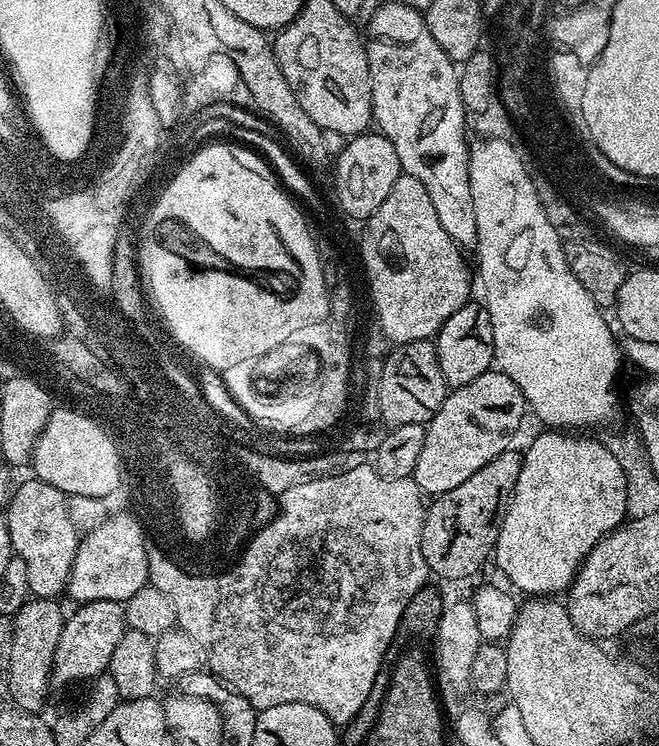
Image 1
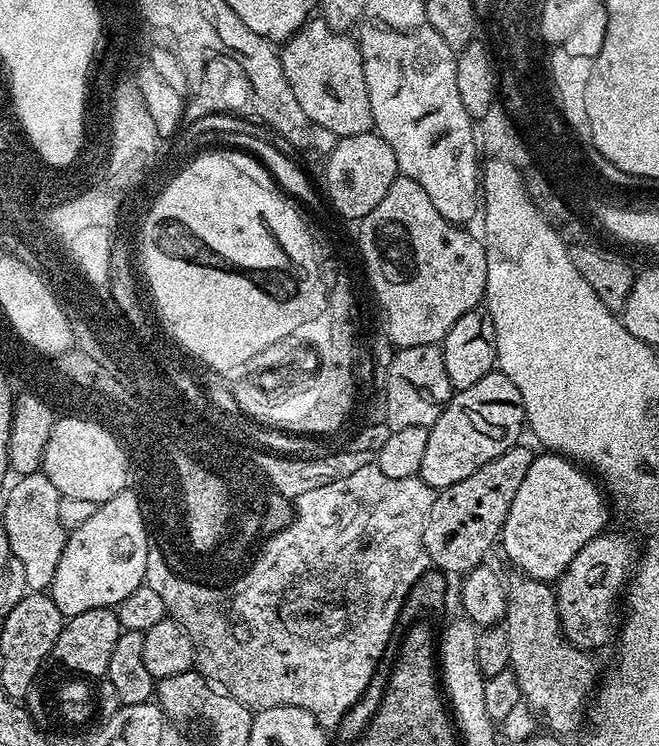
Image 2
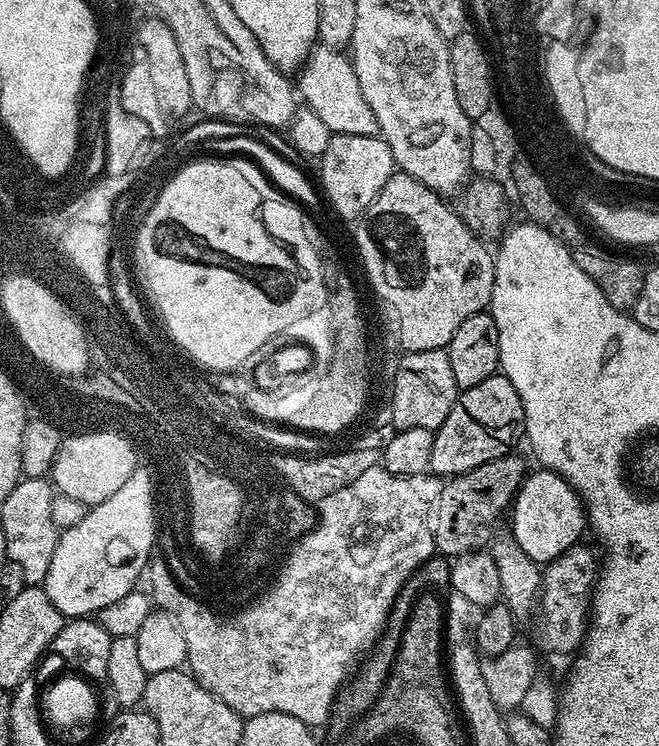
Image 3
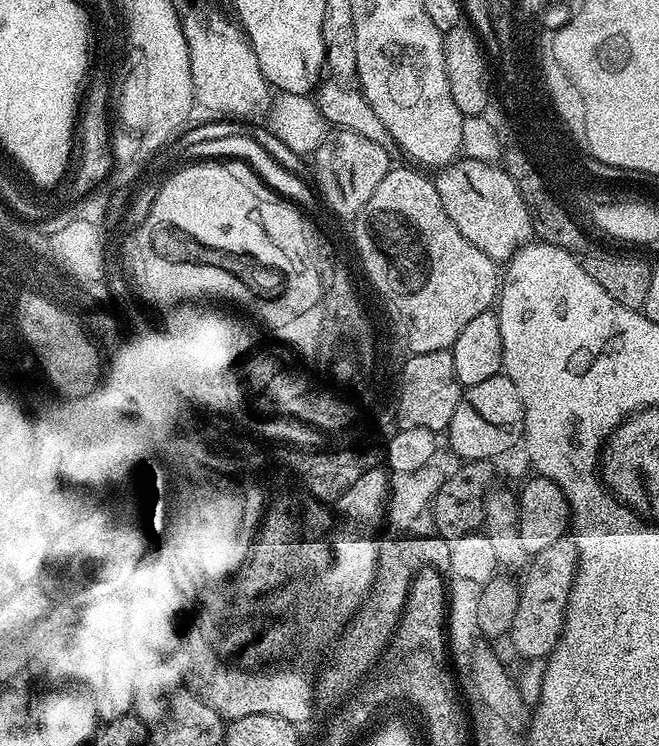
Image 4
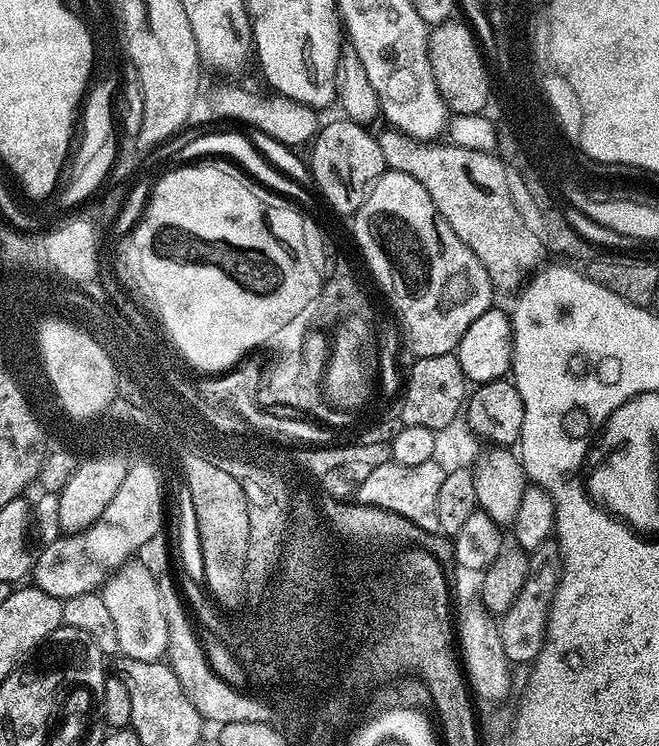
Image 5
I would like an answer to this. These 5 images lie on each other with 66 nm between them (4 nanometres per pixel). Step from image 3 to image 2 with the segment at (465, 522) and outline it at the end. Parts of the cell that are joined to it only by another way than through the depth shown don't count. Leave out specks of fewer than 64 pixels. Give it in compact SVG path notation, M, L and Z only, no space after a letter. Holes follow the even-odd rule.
M521 442L515 448L506 450L498 458L486 462L486 466L478 466L470 478L462 478L462 482L454 482L454 486L439 489L436 501L428 515L424 527L424 545L431 567L440 569L445 574L463 574L471 568L477 568L485 559L484 555L499 541L504 530L506 514L510 510L510 502L514 502L514 494L518 494L518 486L522 486L522 478L526 478L526 470L530 470L534 459L534 452Z

